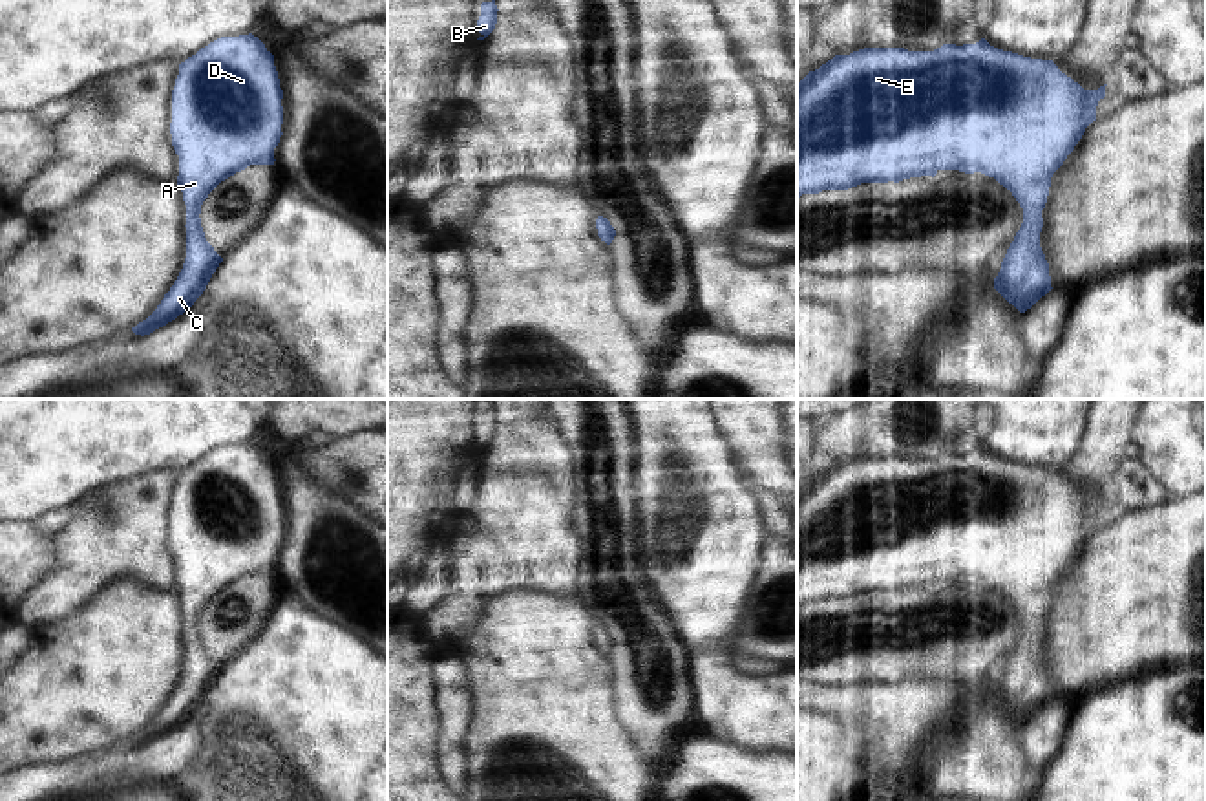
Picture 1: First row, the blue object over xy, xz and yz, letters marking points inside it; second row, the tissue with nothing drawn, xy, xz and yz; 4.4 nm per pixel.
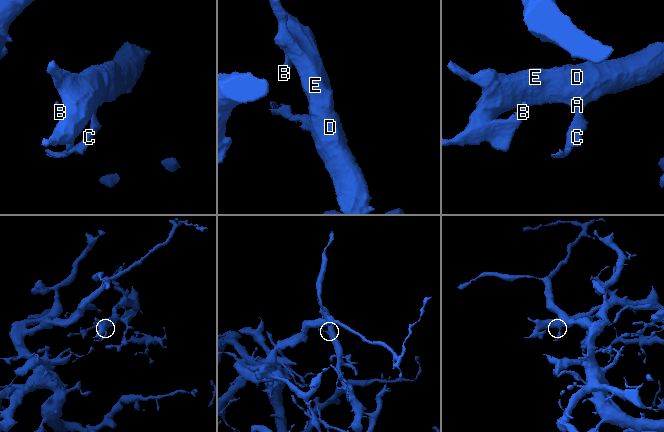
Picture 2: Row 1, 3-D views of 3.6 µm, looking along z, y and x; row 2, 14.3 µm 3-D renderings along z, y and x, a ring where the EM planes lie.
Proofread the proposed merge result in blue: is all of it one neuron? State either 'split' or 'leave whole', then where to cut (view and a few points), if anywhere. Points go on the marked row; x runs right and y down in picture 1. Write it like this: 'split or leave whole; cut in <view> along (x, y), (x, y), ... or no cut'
leave whole; no cut

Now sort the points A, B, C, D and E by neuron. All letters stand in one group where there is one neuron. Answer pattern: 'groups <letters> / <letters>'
groups A B C D E

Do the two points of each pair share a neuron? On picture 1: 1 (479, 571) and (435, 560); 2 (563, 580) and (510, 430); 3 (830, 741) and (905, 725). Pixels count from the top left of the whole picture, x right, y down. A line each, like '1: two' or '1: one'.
1: two
2: one
3: two

